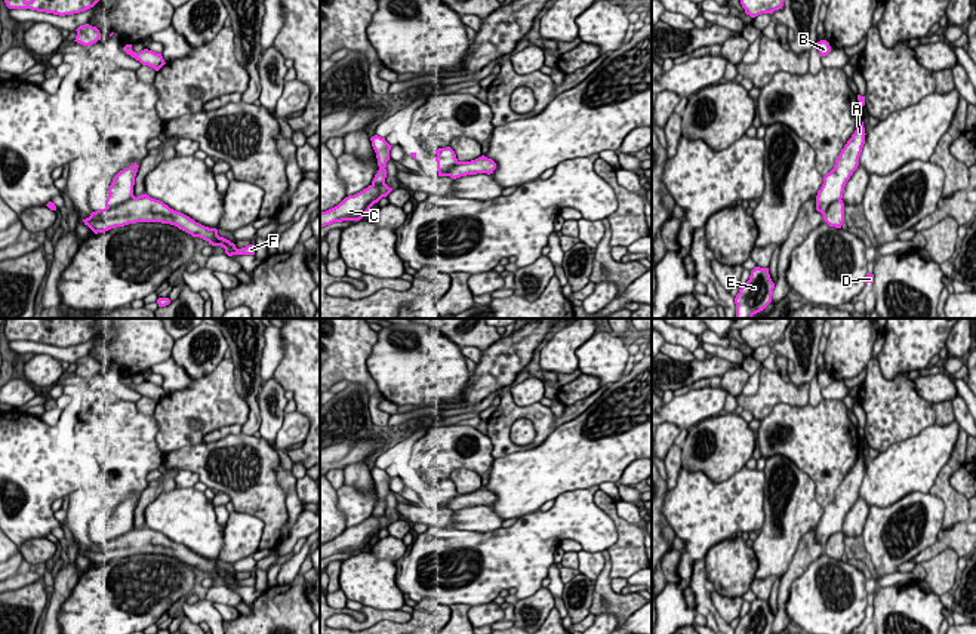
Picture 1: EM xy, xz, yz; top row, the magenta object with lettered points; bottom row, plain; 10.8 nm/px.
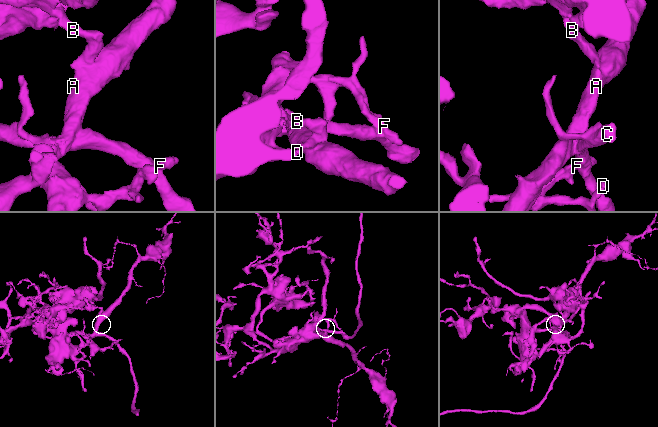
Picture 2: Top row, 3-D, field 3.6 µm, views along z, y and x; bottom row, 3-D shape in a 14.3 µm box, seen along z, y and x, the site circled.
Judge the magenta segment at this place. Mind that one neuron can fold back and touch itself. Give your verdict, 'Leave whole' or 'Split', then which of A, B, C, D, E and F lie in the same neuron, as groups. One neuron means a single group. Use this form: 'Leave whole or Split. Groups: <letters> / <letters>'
Split. Groups: A D E F / B C

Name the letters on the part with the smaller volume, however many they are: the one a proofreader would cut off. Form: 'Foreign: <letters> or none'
Foreign: A, D, E, F

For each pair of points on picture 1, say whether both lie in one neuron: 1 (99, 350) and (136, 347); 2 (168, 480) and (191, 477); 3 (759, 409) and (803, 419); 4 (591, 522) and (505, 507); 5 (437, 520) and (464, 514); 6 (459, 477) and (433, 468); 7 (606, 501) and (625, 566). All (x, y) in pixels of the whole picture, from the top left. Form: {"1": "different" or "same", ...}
{"1": "same", "2": "different", "3": "different", "4": "different", "5": "different", "6": "different", "7": "same"}

